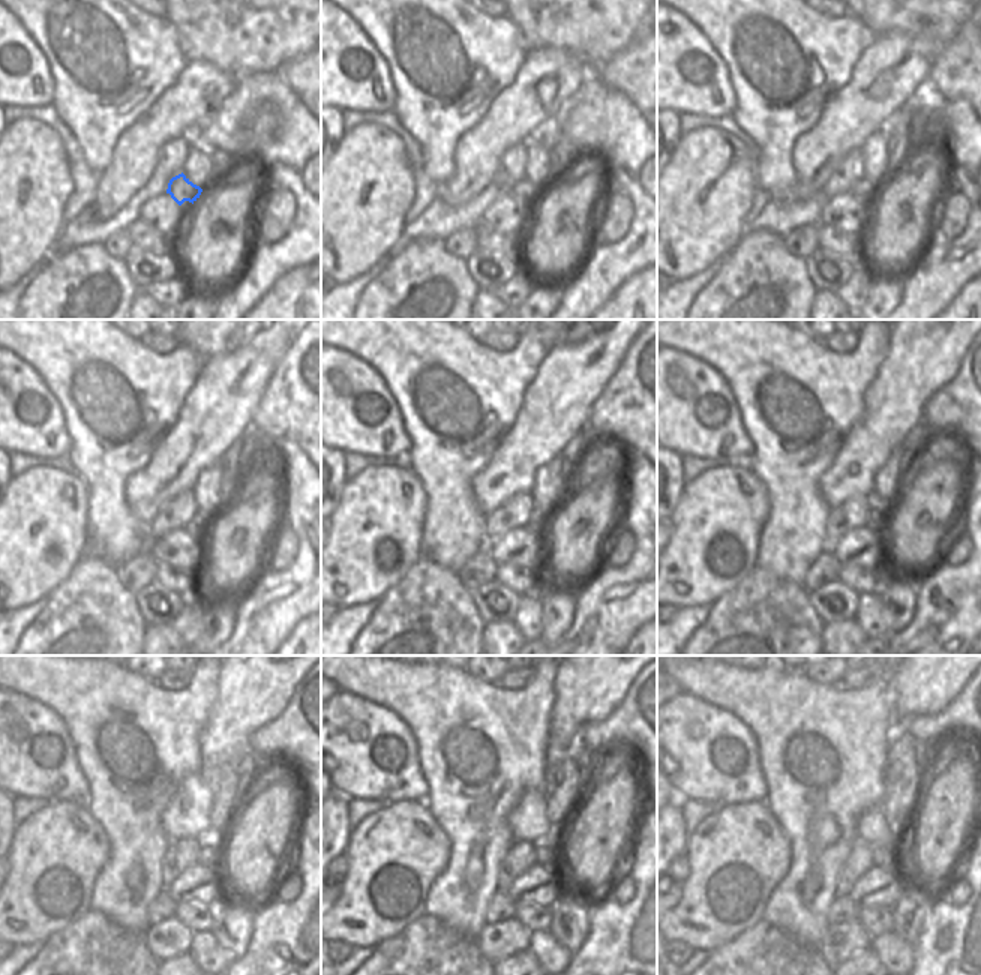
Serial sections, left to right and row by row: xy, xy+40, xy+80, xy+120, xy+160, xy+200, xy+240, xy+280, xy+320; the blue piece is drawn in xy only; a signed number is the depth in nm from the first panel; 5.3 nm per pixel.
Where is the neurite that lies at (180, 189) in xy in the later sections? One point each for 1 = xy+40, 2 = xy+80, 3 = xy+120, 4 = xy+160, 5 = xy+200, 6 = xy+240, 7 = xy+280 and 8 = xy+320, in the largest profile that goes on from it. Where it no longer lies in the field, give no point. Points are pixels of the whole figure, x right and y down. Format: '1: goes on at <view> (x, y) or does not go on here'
1: goes on at xy+40 (524, 189)
2: goes on at xy+80 (863, 188)
3: goes on at xy+120 (194, 525)
4: goes on at xy+160 (539, 524)
5: goes on at xy+200 (876, 519)
6: goes on at xy+240 (207, 855)
7: goes on at xy+280 (549, 857)
8: goes on at xy+320 (882, 857)

